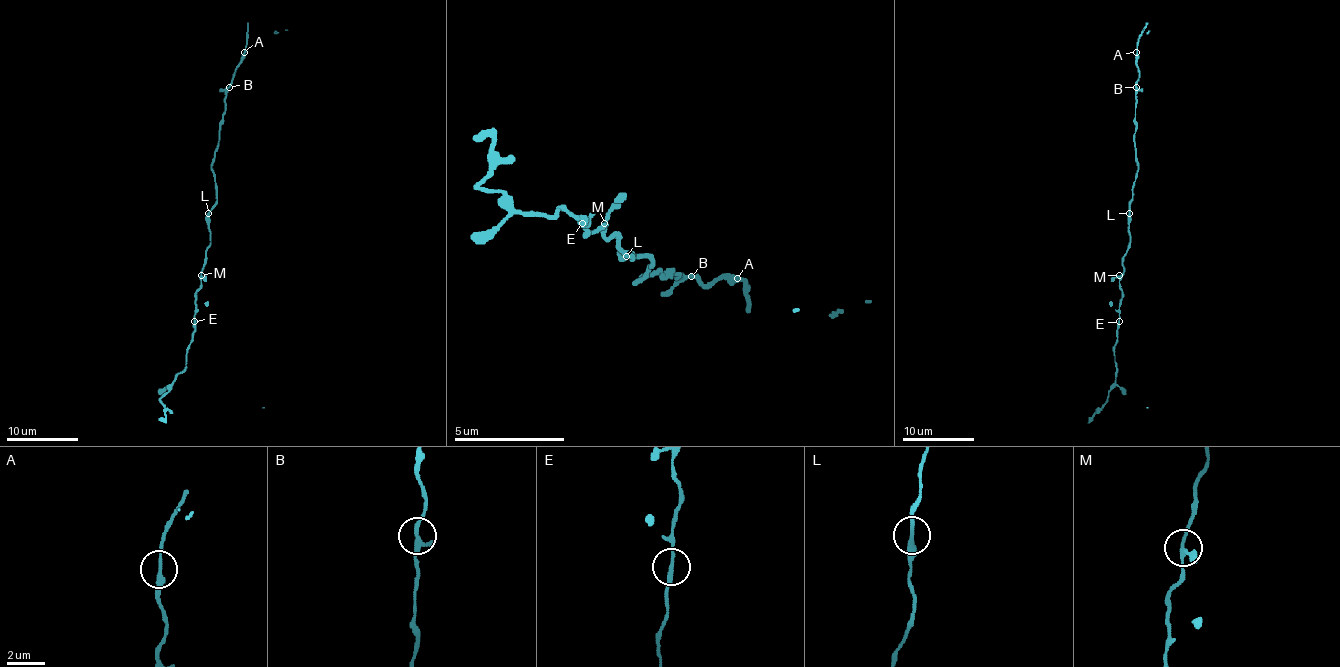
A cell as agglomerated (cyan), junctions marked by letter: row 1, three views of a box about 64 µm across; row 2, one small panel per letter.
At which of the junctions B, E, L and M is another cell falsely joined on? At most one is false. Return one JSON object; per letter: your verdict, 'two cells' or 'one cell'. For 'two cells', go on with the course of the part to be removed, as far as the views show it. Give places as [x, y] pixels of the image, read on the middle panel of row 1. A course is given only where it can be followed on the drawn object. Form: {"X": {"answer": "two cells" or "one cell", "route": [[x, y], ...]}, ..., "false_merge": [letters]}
{"B": {"answer": "one cell"}, "E": {"answer": "one cell"}, "L": {"answer": "one cell"}, "M": {"answer": "one cell"}, "false_merge": []}

